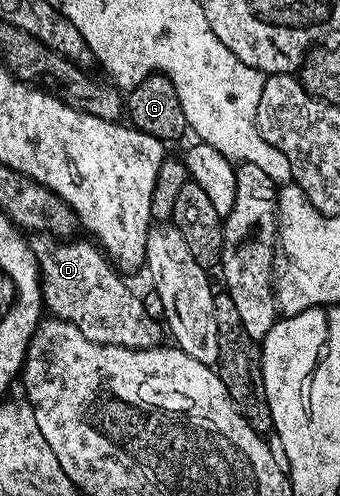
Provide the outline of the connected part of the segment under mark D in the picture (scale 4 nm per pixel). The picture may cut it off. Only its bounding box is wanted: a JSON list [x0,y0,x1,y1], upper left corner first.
[29,234,164,350]

